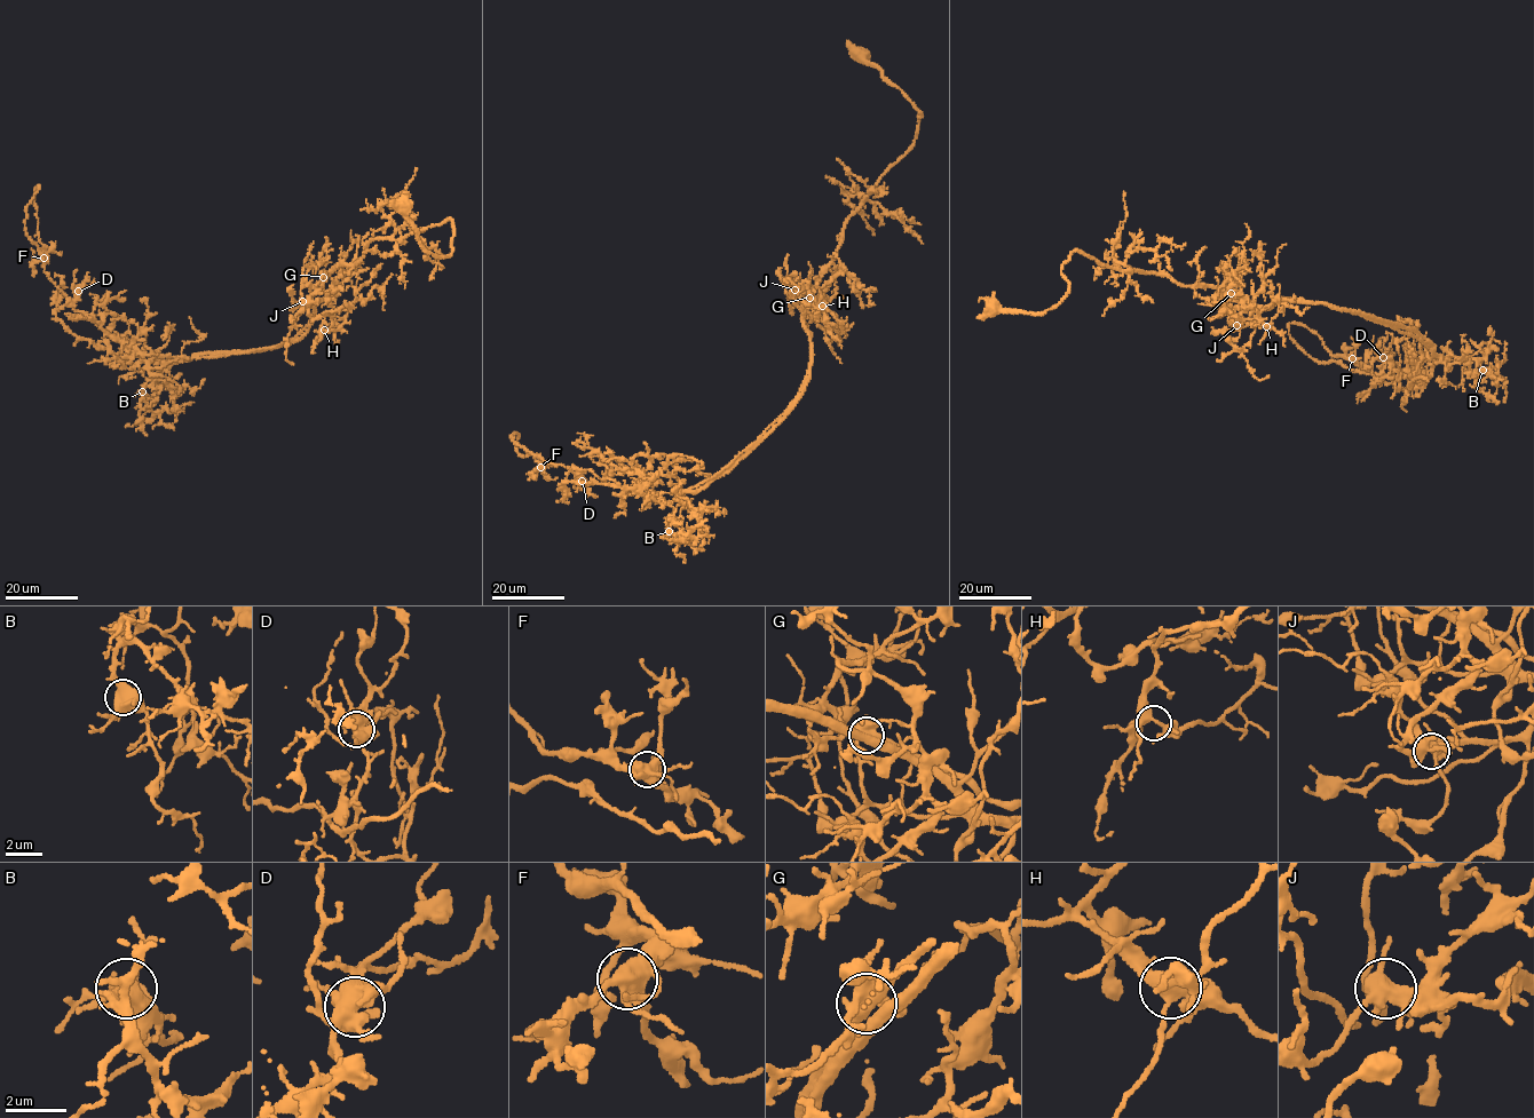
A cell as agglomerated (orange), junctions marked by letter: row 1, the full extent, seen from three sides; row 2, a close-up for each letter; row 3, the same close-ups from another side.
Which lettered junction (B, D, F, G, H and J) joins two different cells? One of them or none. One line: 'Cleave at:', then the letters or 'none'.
Cleave at: G

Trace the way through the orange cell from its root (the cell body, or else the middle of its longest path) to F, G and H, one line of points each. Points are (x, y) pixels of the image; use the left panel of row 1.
F: (403, 206), (451, 253), (450, 219), (372, 239), (224, 356), (73, 309), (38, 185), (44, 258)
G: (403, 206), (425, 250), (451, 253), (448, 219), (396, 240), (372, 239), (354, 267), (323, 277)
H: (403, 206), (425, 250), (451, 253), (450, 219), (372, 239), (309, 298), (324, 330)

